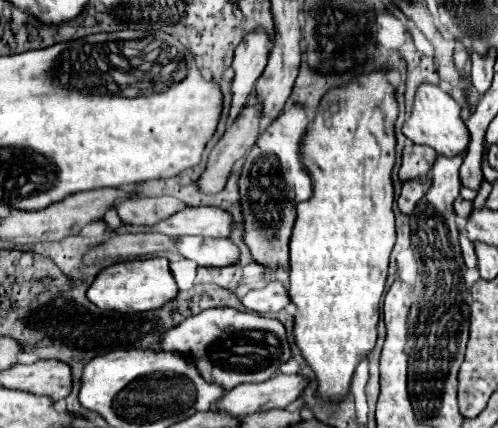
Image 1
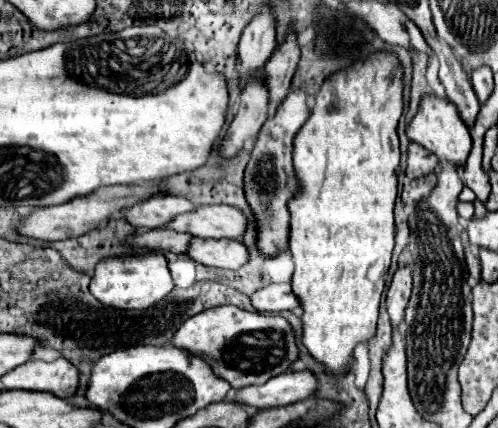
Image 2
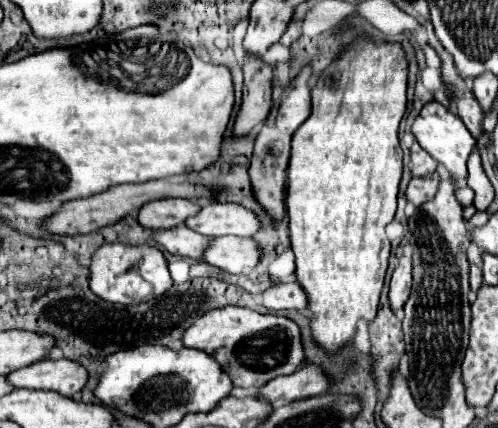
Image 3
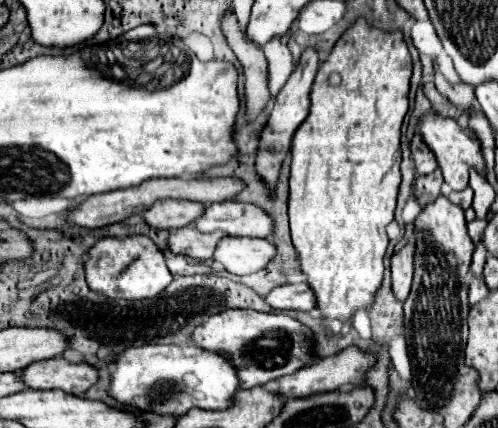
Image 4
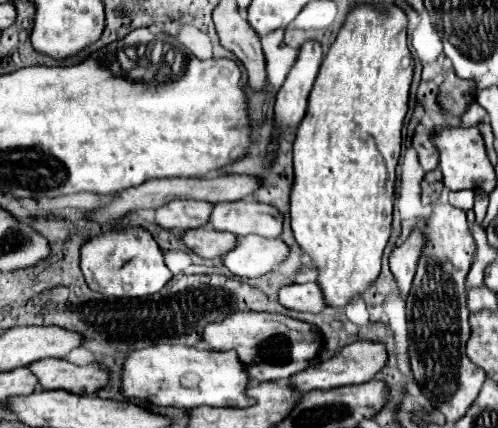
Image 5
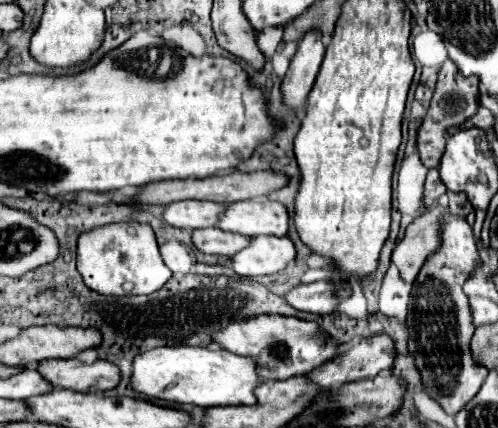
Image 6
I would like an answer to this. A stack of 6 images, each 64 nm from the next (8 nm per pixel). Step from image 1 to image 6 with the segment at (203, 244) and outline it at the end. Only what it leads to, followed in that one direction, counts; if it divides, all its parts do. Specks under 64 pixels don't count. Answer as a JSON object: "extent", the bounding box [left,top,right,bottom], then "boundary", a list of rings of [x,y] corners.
{"extent":[230,236,296,278],"boundary":[[[254,236],[250,244],[230,258],[230,268],[242,278],[276,274],[296,256],[294,244],[284,236]]]}

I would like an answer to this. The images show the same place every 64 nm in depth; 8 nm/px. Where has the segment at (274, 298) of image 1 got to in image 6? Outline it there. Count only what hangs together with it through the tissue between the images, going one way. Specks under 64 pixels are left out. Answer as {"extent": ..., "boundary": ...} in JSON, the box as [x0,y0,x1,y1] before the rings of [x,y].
{"extent":[284,280,352,314],"boundary":[[[324,280],[324,282],[312,282],[312,284],[300,284],[290,288],[284,294],[284,300],[302,312],[312,312],[312,314],[330,314],[334,312],[334,308],[352,294],[352,288],[344,288],[340,290],[340,294],[336,296],[332,292],[332,286]]]}

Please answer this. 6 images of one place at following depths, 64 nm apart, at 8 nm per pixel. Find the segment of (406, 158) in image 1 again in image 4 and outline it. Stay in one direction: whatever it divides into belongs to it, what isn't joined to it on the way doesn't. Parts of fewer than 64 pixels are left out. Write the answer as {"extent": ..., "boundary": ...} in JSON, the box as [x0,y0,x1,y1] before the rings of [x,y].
{"extent":[410,134,438,174],"boundary":[[[418,134],[412,138],[410,148],[412,148],[412,158],[414,158],[418,174],[430,174],[438,168],[434,154],[428,150],[428,146],[422,142],[422,138]]]}

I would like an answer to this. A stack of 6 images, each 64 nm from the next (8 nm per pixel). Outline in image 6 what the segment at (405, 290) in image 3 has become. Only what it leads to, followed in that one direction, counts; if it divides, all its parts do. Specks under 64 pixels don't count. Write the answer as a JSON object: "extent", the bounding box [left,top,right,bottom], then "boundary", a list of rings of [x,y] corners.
{"extent":[392,208,444,284],"boundary":[[[432,208],[430,212],[416,218],[408,228],[404,240],[392,252],[392,264],[400,270],[400,278],[412,284],[424,260],[440,244],[440,214],[444,208]]]}

